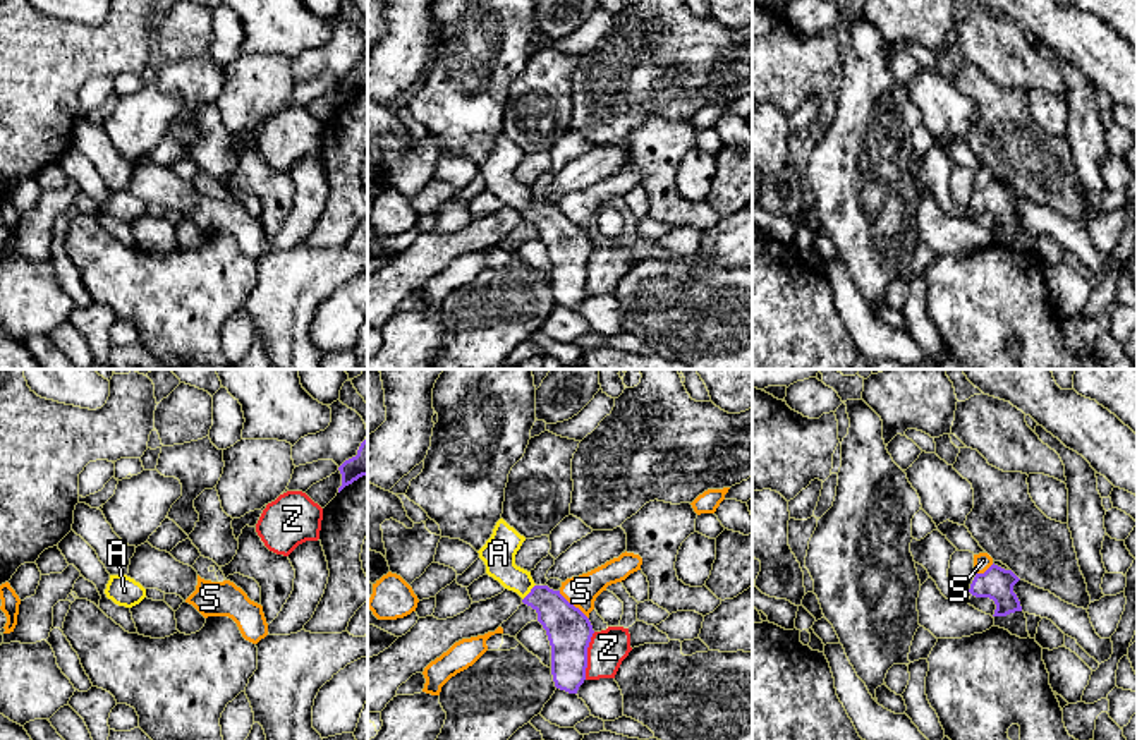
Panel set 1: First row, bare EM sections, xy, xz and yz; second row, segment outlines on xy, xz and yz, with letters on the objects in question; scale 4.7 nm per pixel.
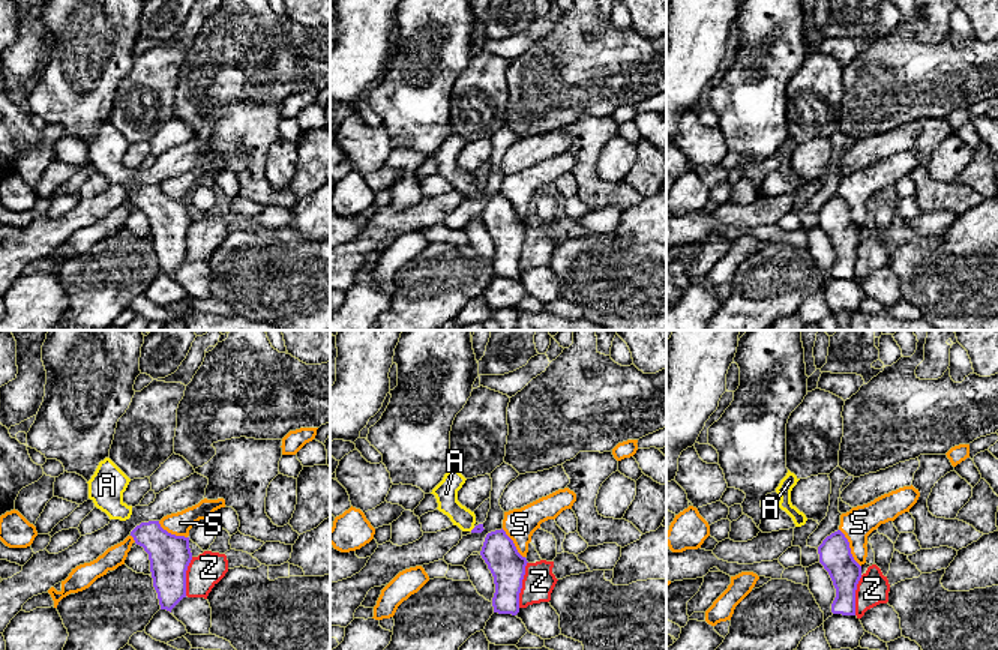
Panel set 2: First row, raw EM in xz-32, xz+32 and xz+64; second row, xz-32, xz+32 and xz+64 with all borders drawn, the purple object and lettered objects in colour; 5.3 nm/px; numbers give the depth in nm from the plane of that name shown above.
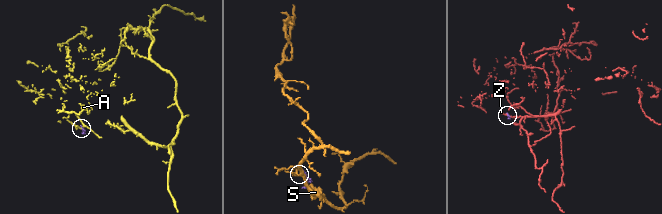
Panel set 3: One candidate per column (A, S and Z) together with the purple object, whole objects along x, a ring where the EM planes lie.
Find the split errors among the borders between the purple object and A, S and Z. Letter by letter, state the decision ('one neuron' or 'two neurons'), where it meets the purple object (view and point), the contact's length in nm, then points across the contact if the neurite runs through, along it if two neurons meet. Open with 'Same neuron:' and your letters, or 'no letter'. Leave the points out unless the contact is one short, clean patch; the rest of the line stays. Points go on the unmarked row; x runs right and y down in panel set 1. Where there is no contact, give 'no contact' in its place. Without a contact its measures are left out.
Same neuron: A
A: one neuron; meets purple in xz at (529, 208); contact 100 nm long; runs through xz (567, 242), (529, 208), (500, 179), (498, 169)
S: two neurons; meets purple in xz at (572, 220); contact 190 nm long
Z: two neurons; meets purple in xz at (586, 272); contact 220 nm long

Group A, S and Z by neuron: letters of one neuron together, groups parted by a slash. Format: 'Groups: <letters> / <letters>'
Groups: A / S / Z

